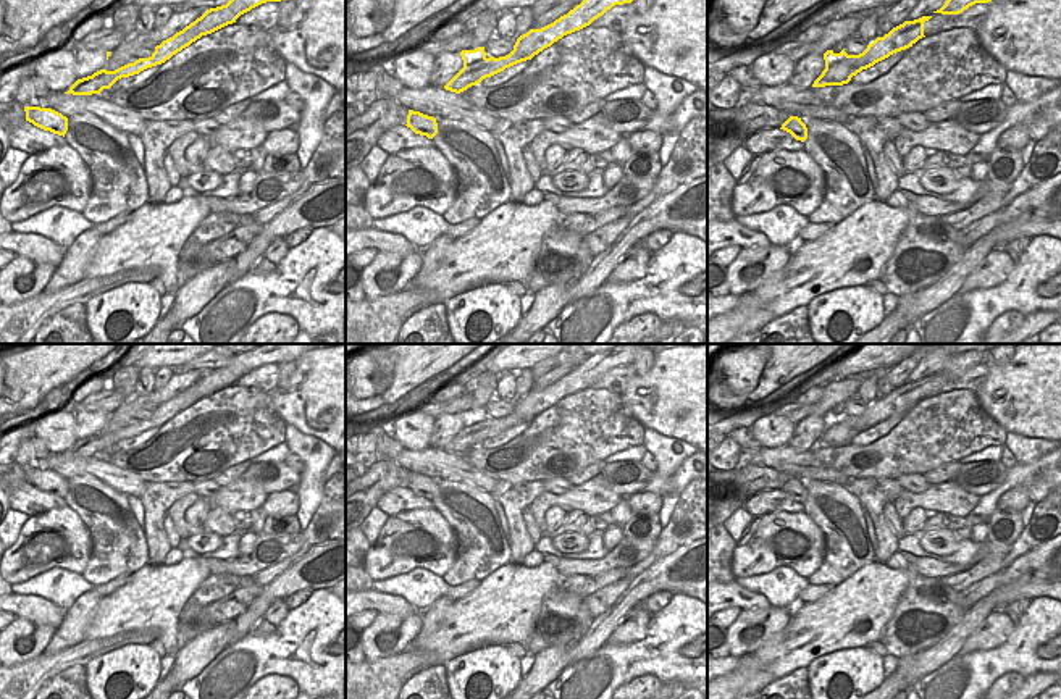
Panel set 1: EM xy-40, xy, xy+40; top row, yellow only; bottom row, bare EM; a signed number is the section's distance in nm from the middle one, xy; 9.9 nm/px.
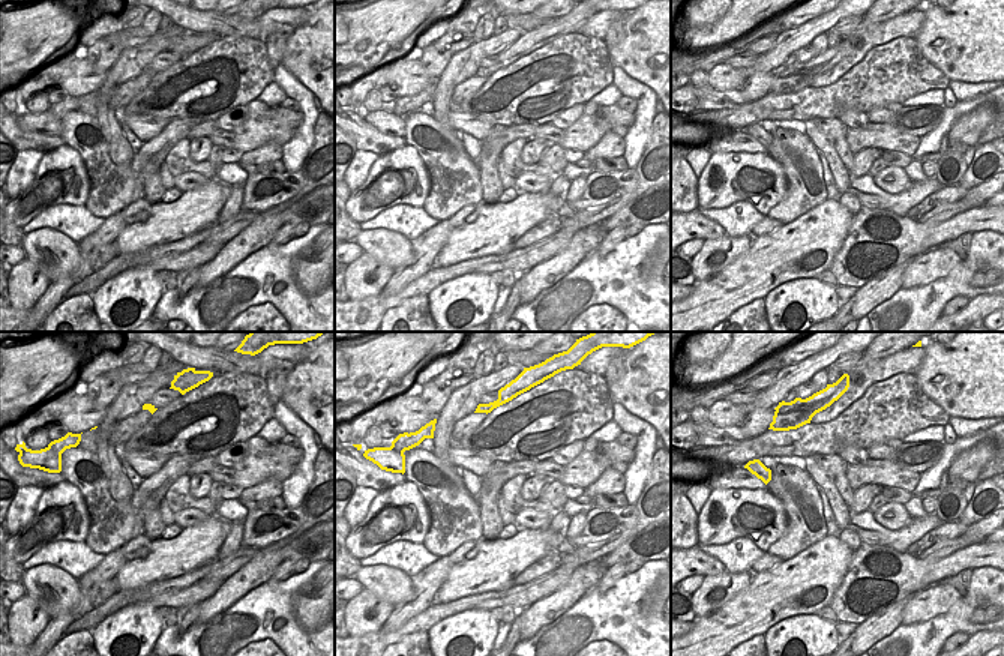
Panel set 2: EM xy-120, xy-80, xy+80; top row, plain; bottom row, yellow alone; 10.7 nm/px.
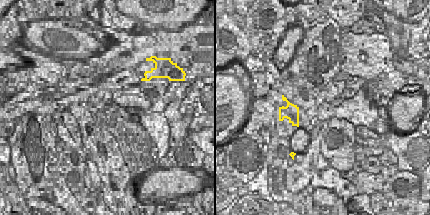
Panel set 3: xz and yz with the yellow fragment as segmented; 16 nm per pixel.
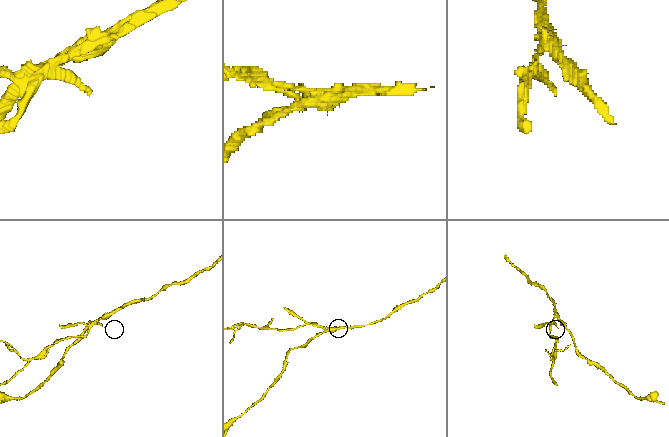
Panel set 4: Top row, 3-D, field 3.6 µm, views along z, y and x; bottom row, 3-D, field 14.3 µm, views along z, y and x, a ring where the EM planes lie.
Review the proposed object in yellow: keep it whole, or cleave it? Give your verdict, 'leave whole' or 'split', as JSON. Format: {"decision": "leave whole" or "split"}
{"decision": "split"}

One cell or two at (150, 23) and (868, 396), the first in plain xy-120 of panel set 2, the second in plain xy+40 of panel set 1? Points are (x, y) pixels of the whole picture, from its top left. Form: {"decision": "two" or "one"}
{"decision": "one"}

